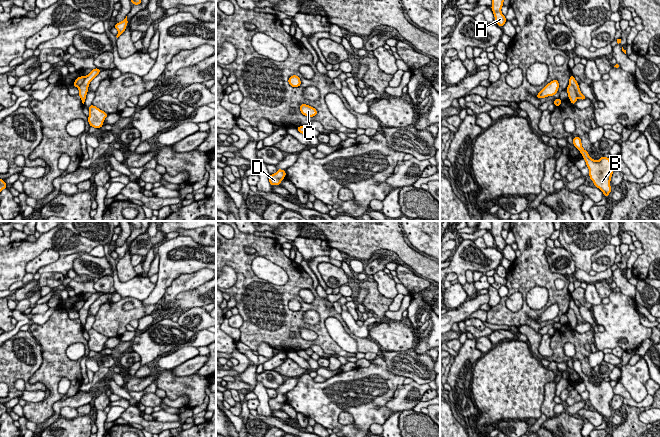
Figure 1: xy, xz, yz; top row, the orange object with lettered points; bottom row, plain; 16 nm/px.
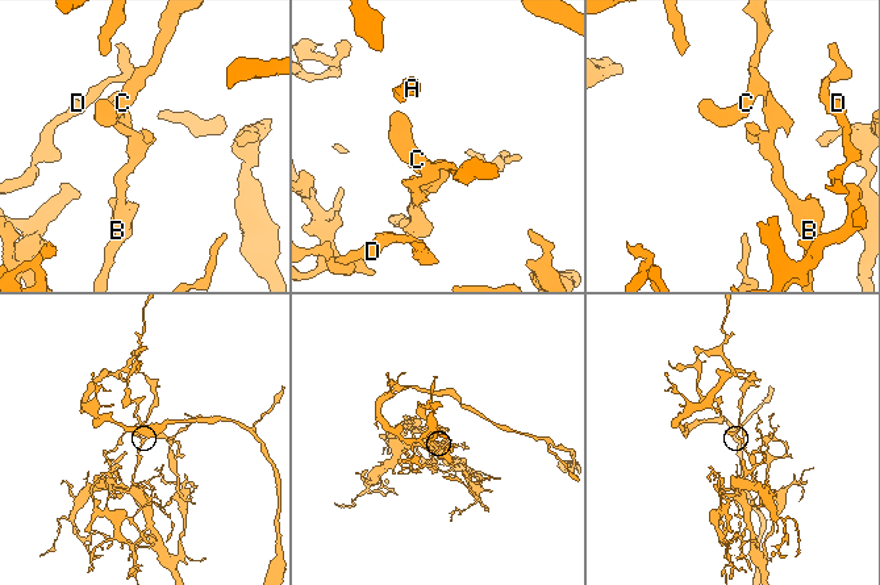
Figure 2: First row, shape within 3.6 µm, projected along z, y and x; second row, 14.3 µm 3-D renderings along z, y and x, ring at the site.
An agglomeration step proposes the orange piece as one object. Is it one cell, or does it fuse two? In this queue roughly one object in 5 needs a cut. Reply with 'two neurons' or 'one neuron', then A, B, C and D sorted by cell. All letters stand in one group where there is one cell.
two neurons | A C / B D

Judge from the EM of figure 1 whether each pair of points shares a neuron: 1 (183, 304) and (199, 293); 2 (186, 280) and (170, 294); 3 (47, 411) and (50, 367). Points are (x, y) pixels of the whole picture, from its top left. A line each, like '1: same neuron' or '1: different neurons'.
1: same neuron
2: same neuron
3: same neuron

